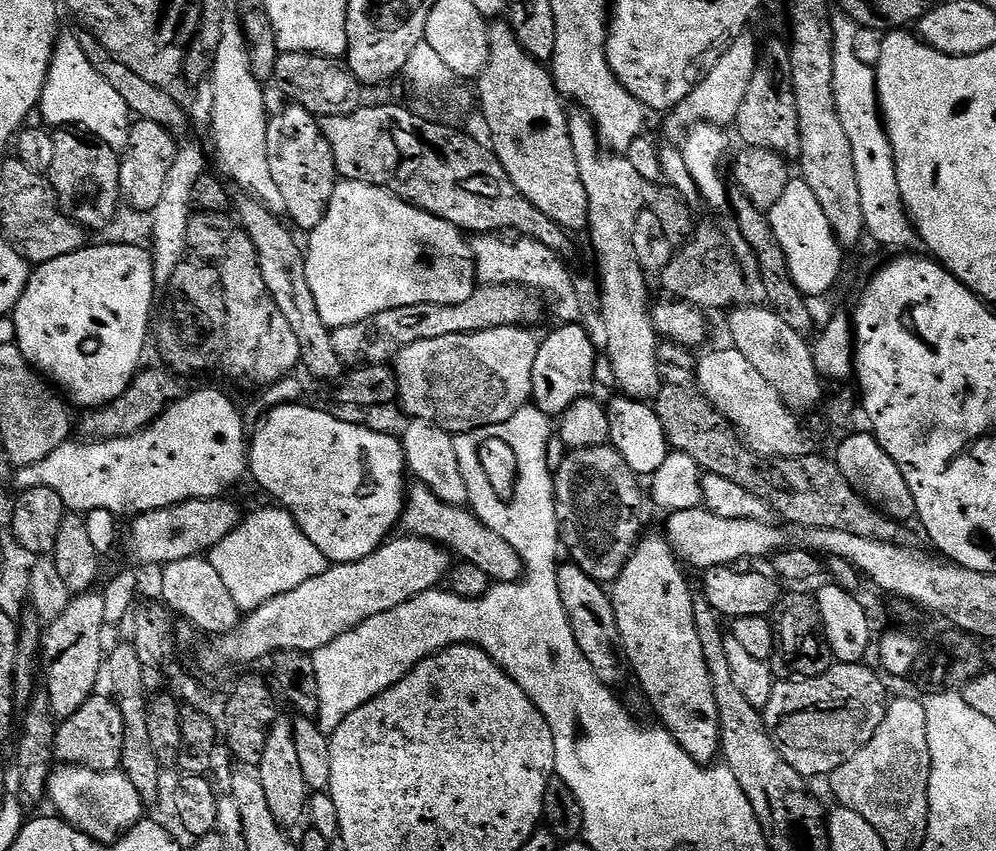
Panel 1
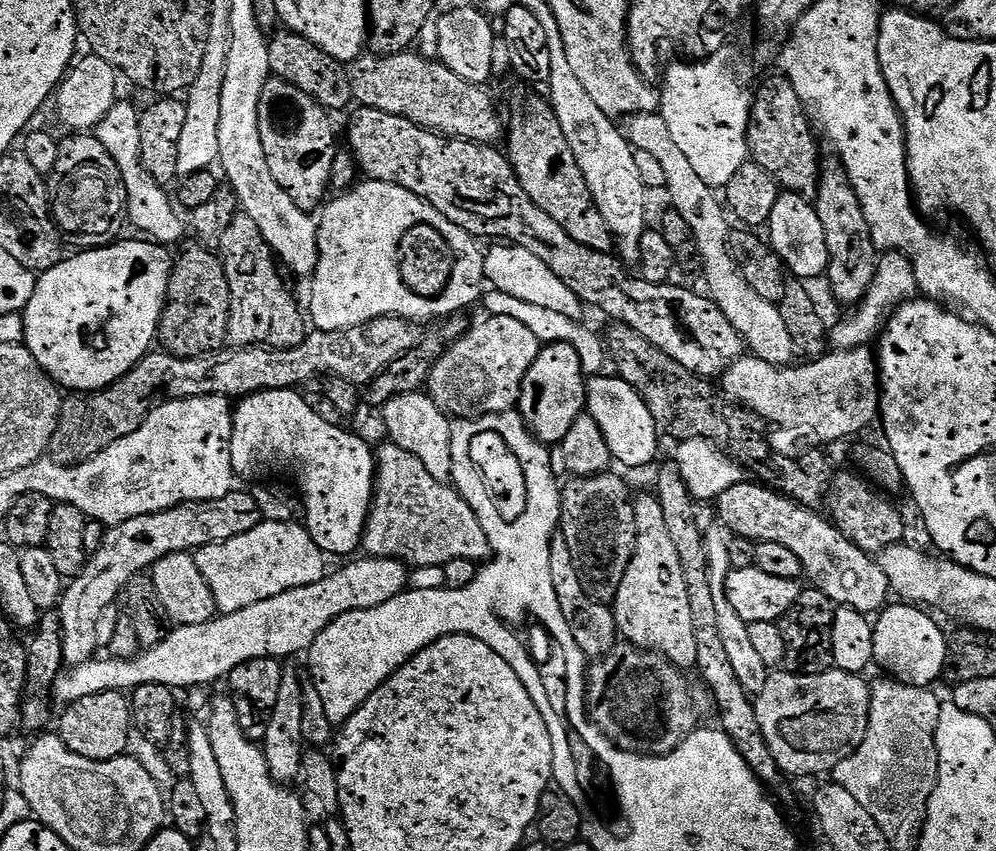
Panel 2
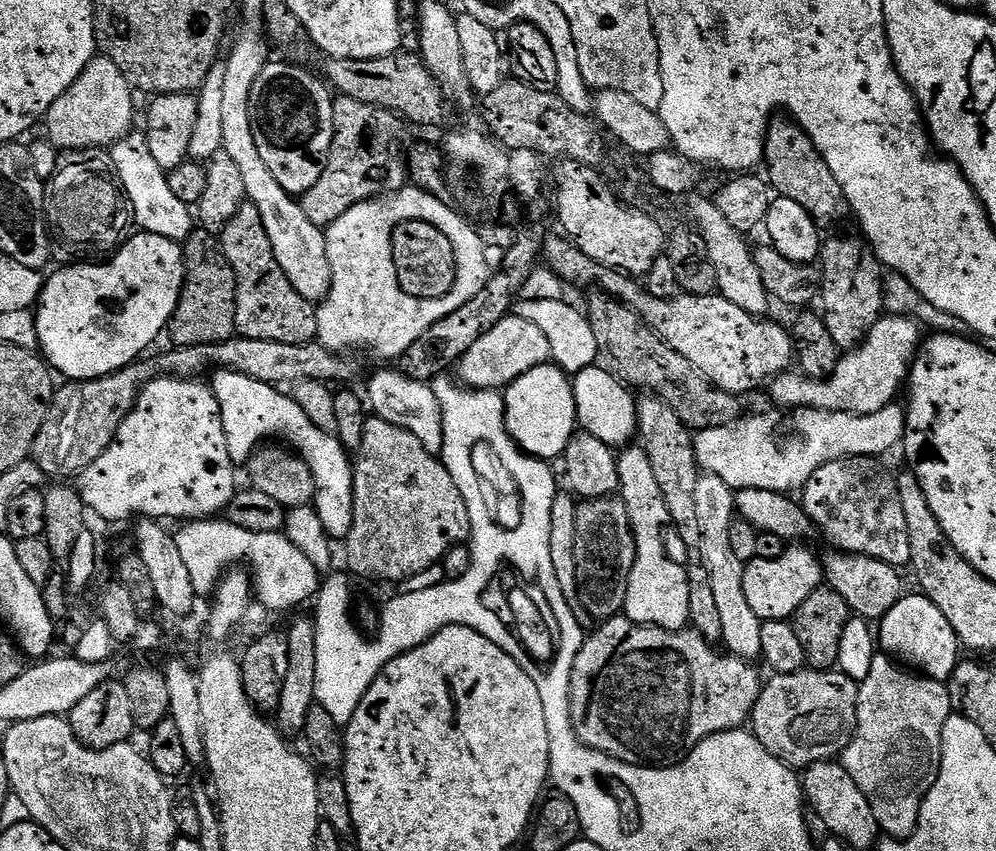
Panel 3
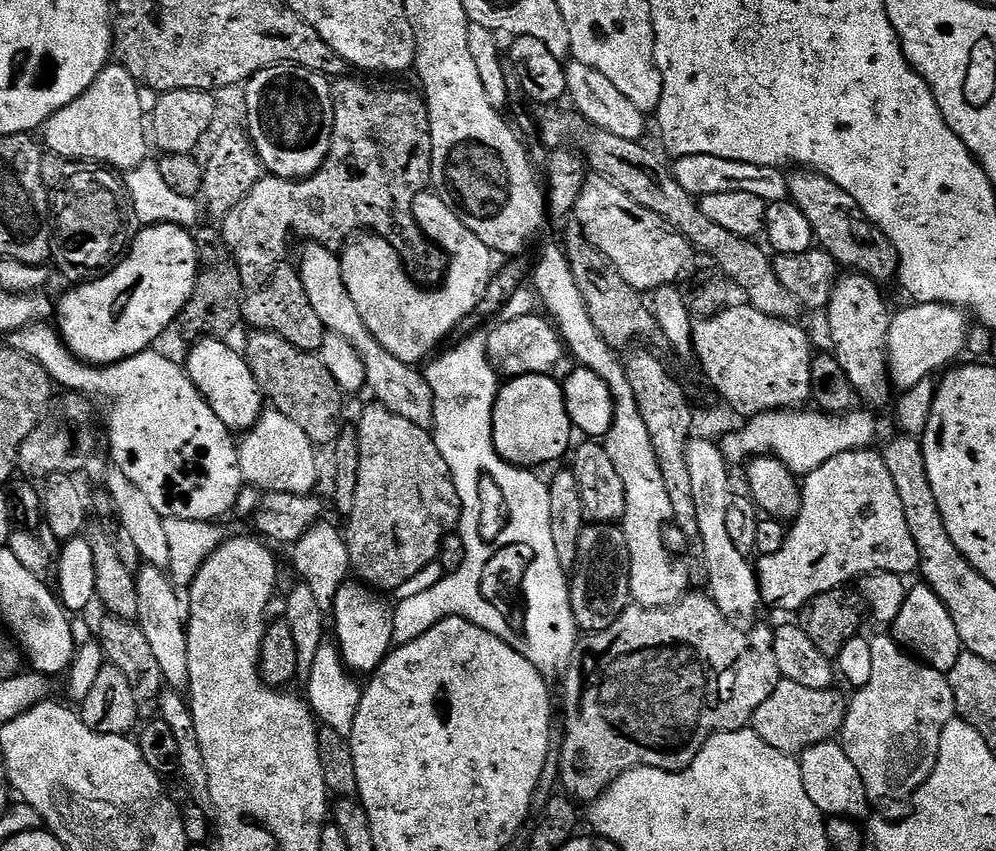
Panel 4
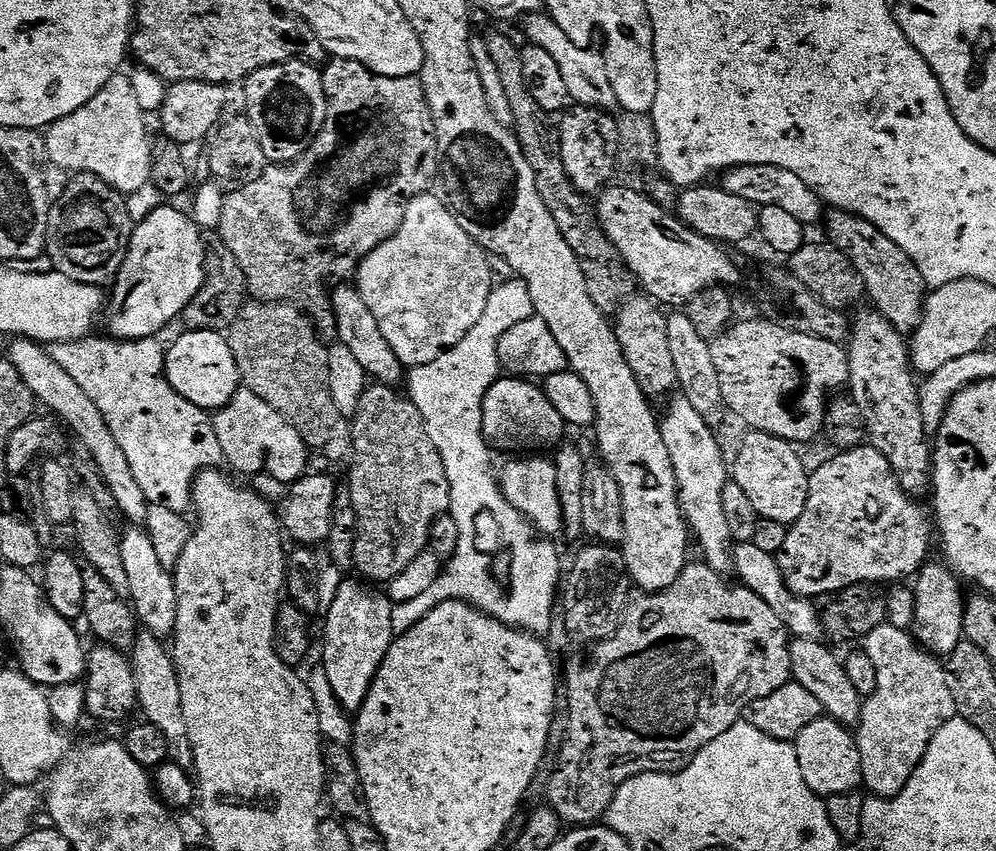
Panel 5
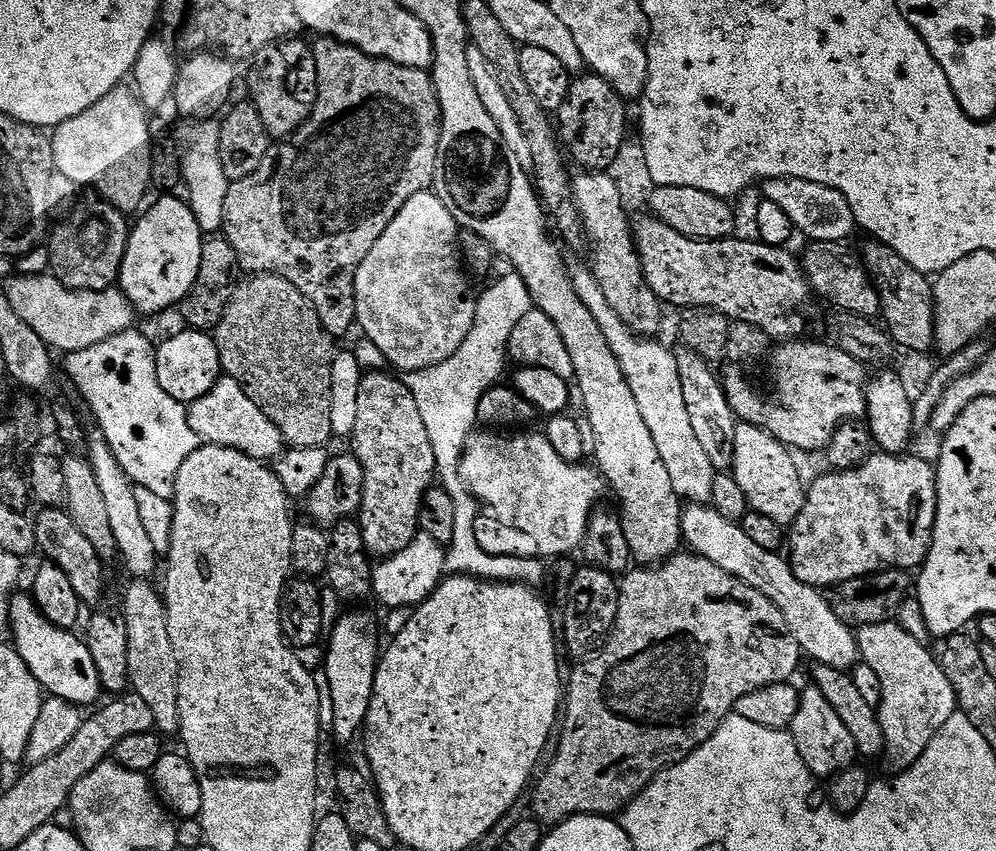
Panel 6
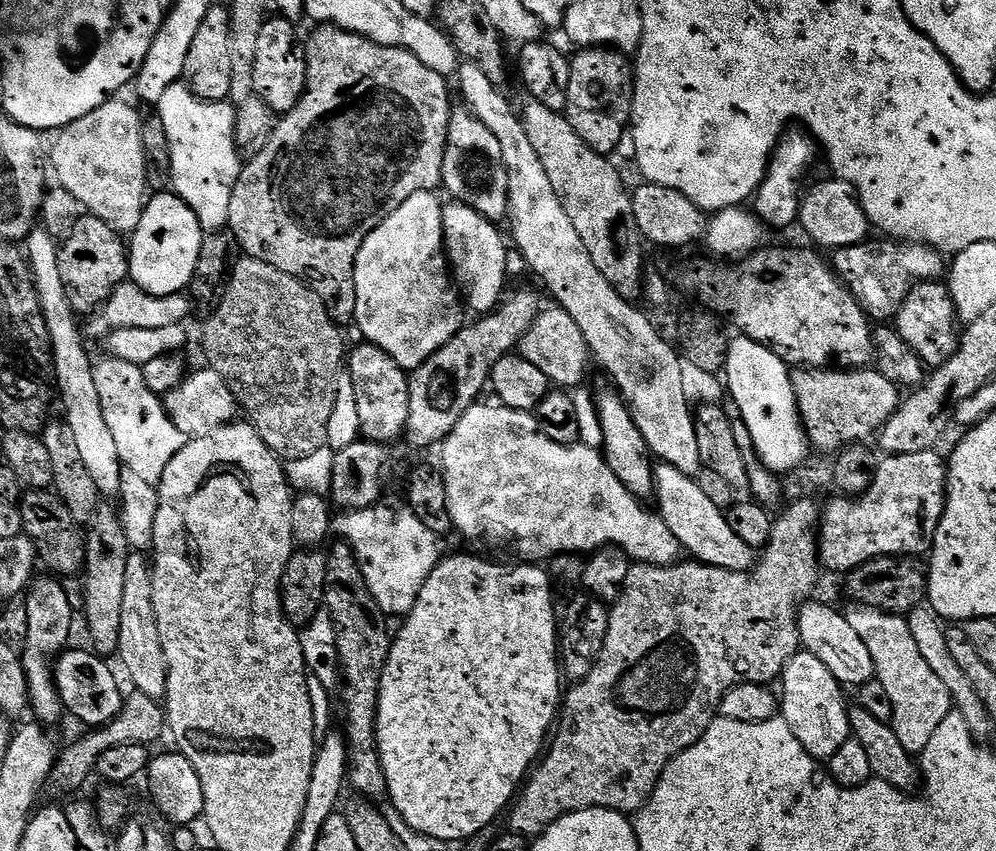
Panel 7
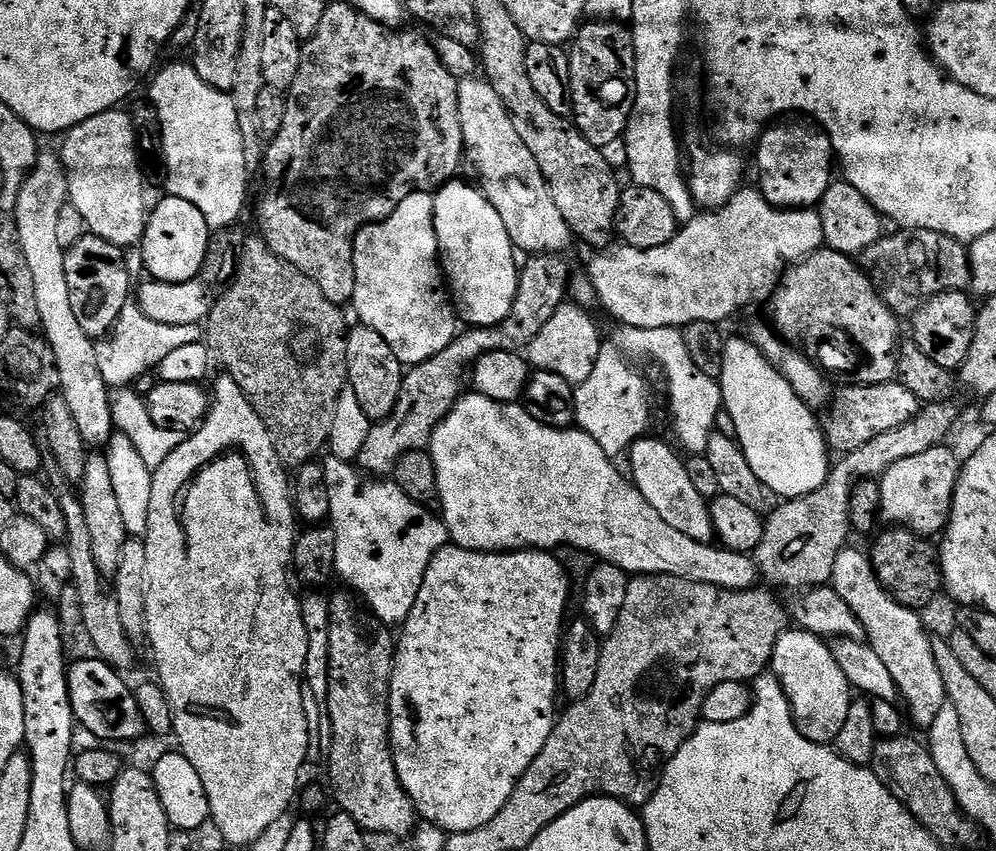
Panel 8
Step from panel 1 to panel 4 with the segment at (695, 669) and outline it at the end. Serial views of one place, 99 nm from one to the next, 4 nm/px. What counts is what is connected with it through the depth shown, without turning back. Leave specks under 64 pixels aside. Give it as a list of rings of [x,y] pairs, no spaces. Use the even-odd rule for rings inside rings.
[[[563,247],[548,248],[540,256],[536,268],[534,264],[534,291],[542,305],[543,311],[554,321],[557,331],[560,333],[562,343],[572,356],[575,363],[582,368],[588,368],[610,390],[612,400],[616,404],[614,410],[614,422],[610,426],[607,436],[603,437],[602,443],[606,454],[610,454],[610,462],[614,462],[614,470],[618,470],[618,478],[622,478],[622,486],[626,490],[626,510],[622,527],[626,534],[626,546],[630,550],[630,590],[632,600],[641,608],[669,608],[677,604],[685,596],[690,588],[690,568],[686,563],[675,560],[668,544],[664,541],[664,527],[673,519],[670,510],[670,497],[666,494],[666,481],[662,478],[662,469],[658,466],[658,454],[654,454],[654,442],[650,442],[650,434],[646,431],[646,422],[642,419],[642,410],[638,410],[634,398],[634,386],[630,386],[628,370],[623,359],[619,360],[617,349],[610,347],[594,330],[594,322],[590,322],[590,314],[586,310],[586,302],[582,302],[582,290],[578,290],[578,282],[572,273],[572,267]]]

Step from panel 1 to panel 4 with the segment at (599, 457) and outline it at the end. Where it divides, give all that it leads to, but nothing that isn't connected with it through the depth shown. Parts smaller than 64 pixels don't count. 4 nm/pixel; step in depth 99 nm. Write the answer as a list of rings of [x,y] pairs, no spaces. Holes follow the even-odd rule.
[[[589,523],[578,538],[578,558],[570,570],[570,606],[574,610],[577,629],[581,633],[601,632],[628,609],[630,590],[630,550],[626,546],[623,527],[616,524]]]

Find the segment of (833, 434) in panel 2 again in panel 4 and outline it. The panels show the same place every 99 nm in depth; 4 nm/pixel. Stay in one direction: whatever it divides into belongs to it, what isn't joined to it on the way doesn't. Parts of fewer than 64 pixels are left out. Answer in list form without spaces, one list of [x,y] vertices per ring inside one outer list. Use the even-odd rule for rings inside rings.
[[[913,303],[911,307],[902,309],[900,313],[897,311],[893,315],[890,334],[888,335],[888,374],[893,385],[900,390],[918,386],[918,382],[929,379],[933,374],[947,369],[953,363],[951,360],[960,351],[965,351],[970,335],[970,323],[968,324],[967,318],[964,317],[967,315],[953,305]]]

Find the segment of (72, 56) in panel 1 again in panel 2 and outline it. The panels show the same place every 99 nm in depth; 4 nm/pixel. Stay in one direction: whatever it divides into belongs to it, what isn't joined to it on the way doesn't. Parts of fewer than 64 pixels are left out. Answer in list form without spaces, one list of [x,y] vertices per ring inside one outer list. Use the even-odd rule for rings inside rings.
[[[135,87],[132,92],[132,102],[137,108],[132,104],[118,102],[112,107],[110,114],[106,114],[106,118],[102,118],[102,122],[95,128],[94,134],[100,139],[102,146],[106,146],[106,150],[110,150],[110,158],[114,158],[114,162],[118,162],[118,170],[122,170],[122,178],[127,192],[126,216],[129,223],[132,222],[134,227],[142,231],[139,233],[146,235],[155,243],[173,246],[172,244],[183,241],[184,228],[186,232],[185,221],[183,224],[181,218],[176,214],[177,209],[171,195],[164,193],[167,191],[157,185],[152,175],[144,168],[142,160],[140,112],[156,105],[160,97],[156,91],[145,88]]]

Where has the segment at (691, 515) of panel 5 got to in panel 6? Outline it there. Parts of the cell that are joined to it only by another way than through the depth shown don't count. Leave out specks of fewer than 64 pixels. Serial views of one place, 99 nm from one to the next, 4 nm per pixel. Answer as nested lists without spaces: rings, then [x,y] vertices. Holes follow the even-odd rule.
[[[573,267],[570,275],[578,298],[582,298],[586,310],[594,314],[594,322],[598,322],[602,334],[606,334],[606,342],[610,350],[614,350],[614,358],[618,358],[618,366],[622,366],[622,374],[626,374],[630,390],[634,390],[638,411],[642,413],[642,419],[650,429],[654,443],[658,445],[658,455],[662,457],[662,463],[670,474],[670,482],[674,482],[674,490],[680,495],[681,501],[688,504],[708,504],[714,494],[714,480],[718,472],[694,434],[678,376],[676,352],[659,344],[659,339],[637,336],[629,324],[622,322],[622,318],[610,310],[610,302],[606,302],[606,294],[602,286],[598,286],[598,278],[591,267]]]

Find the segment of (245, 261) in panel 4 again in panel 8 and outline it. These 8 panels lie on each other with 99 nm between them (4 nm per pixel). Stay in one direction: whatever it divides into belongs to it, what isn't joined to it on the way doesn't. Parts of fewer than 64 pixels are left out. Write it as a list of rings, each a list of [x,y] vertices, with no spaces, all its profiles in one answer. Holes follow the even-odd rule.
[[[346,2],[329,3],[326,14],[322,14],[322,22],[318,22],[318,30],[307,37],[302,44],[302,62],[298,66],[298,78],[294,78],[292,87],[287,89],[288,109],[282,122],[282,130],[267,141],[262,161],[264,172],[264,193],[256,204],[256,224],[258,234],[270,246],[270,250],[278,258],[282,258],[290,266],[302,270],[306,278],[310,278],[330,298],[330,302],[341,306],[351,305],[356,275],[354,274],[354,250],[352,241],[356,239],[360,229],[366,224],[377,224],[384,220],[411,192],[432,192],[449,183],[457,175],[460,159],[466,156],[464,139],[462,138],[462,122],[458,118],[457,77],[446,70],[436,52],[435,43],[416,32],[393,30],[379,24],[374,18],[362,14],[358,9],[350,7]]]

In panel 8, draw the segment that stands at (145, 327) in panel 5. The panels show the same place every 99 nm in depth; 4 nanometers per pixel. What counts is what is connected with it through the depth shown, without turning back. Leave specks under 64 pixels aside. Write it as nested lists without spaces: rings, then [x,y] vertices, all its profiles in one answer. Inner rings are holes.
[[[165,195],[163,199],[164,201],[153,212],[151,209],[150,215],[147,217],[144,225],[144,238],[138,245],[144,255],[144,271],[153,280],[161,280],[162,282],[170,282],[171,284],[195,280],[200,276],[202,262],[206,258],[210,235],[209,226],[206,219],[203,218],[201,210],[191,205],[190,202],[169,195]]]

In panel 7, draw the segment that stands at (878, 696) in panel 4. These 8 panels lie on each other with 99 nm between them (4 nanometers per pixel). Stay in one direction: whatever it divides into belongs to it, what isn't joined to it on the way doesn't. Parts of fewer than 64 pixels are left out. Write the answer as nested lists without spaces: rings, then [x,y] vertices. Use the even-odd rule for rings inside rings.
[[[856,606],[853,609],[853,612],[847,613],[848,621],[850,626],[854,626],[858,638],[862,638],[862,642],[866,642],[866,650],[870,650],[870,658],[874,658],[875,679],[880,680],[882,686],[886,686],[886,690],[890,694],[890,702],[894,706],[891,726],[894,734],[898,734],[898,742],[902,742],[902,746],[906,746],[906,750],[910,753],[927,753],[930,749],[930,738],[934,738],[938,726],[942,726],[948,713],[953,711],[952,696],[946,690],[946,686],[942,686],[942,678],[938,678],[938,674],[934,674],[934,670],[930,670],[926,658],[922,658],[918,645],[910,636],[910,626],[905,617],[891,616],[889,612],[879,612],[877,608]]]

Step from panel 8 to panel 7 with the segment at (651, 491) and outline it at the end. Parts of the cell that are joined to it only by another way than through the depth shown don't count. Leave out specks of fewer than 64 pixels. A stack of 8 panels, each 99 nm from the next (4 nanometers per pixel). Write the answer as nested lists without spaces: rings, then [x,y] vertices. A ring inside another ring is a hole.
[[[657,463],[655,500],[660,502],[658,511],[661,518],[670,526],[674,538],[678,538],[681,549],[688,552],[693,561],[722,568],[726,572],[747,572],[757,563],[757,549],[746,546],[738,534],[730,526],[726,512],[703,494],[693,477],[682,474],[682,470],[674,470],[674,466]]]

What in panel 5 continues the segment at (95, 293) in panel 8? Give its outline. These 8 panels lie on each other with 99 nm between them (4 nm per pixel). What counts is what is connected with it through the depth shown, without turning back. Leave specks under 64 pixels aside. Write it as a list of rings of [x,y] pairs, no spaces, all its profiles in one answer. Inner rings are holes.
[[[76,174],[66,186],[66,194],[58,201],[60,208],[48,221],[47,255],[55,261],[55,271],[74,278],[79,284],[104,286],[115,281],[124,255],[132,241],[134,223],[127,209],[128,197],[97,176]]]

